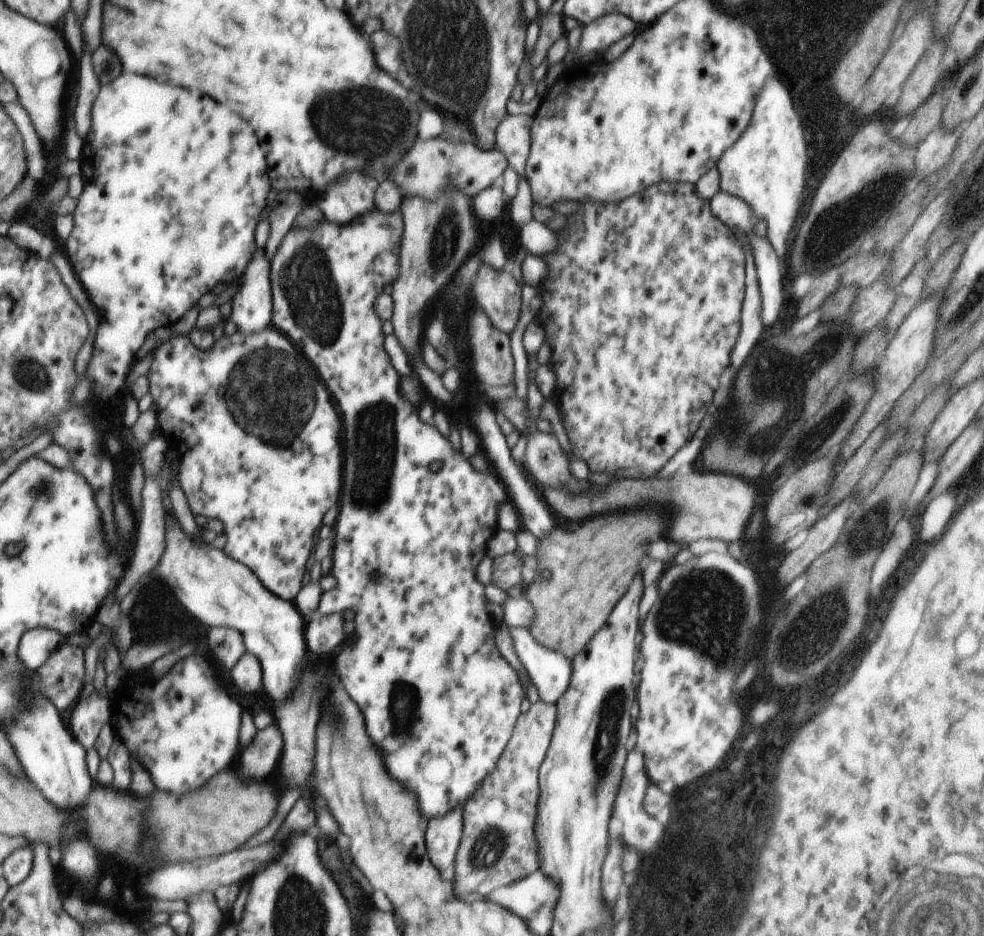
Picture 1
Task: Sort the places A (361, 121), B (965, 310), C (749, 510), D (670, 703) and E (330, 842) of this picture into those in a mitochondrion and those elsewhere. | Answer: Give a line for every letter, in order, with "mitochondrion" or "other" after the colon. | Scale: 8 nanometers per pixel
A: mitochondrion
B: mitochondrion
C: other
D: other
E: other

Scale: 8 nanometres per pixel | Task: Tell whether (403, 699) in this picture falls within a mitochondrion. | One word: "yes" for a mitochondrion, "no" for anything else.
yes

